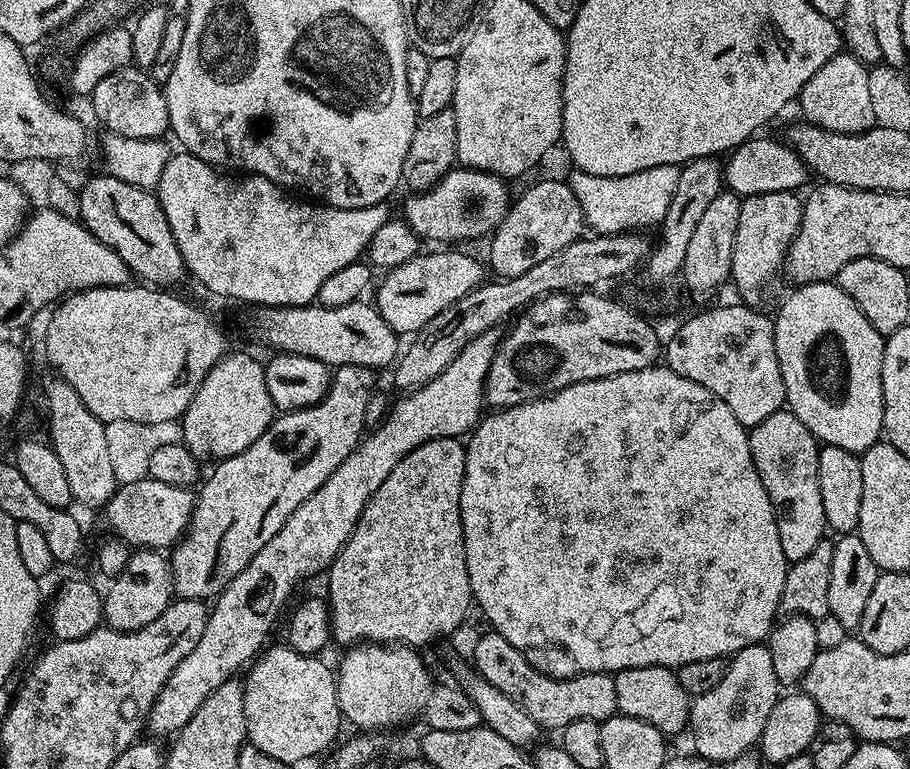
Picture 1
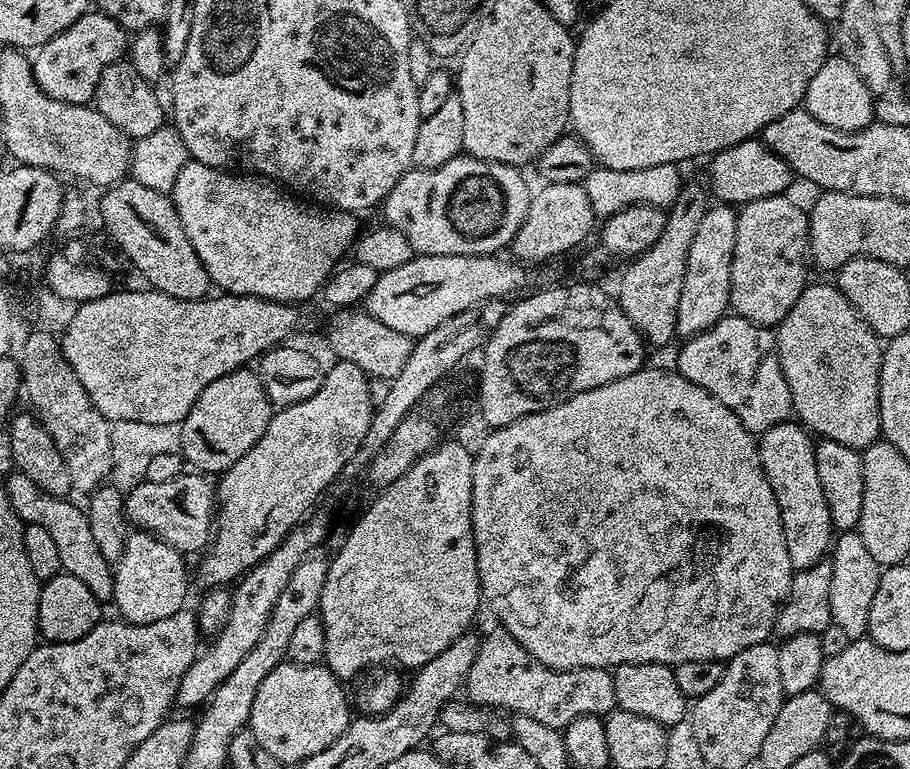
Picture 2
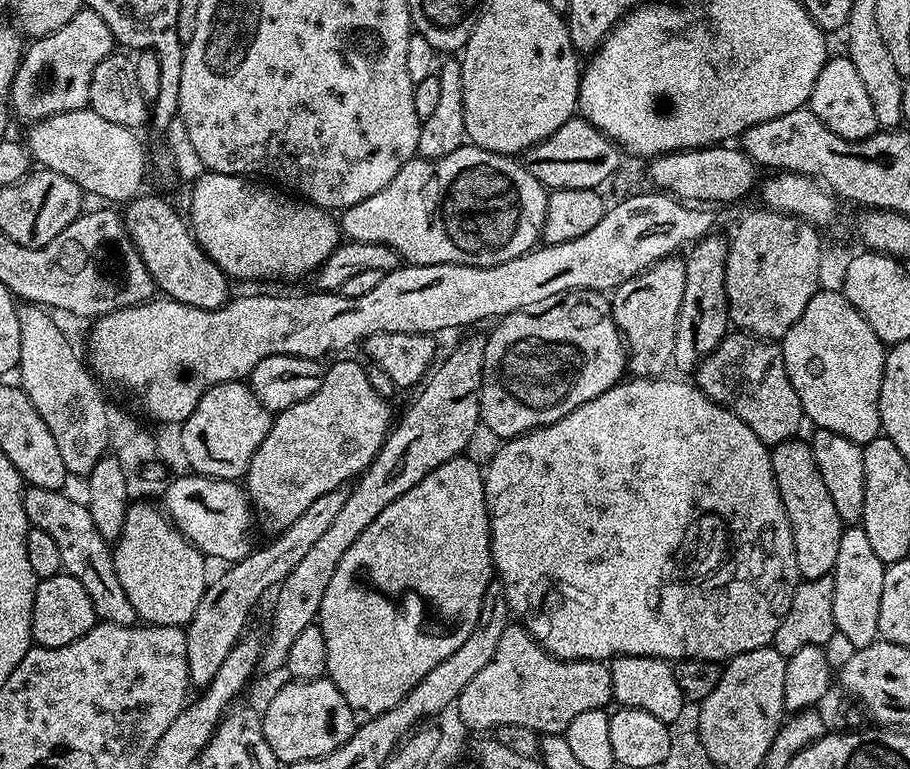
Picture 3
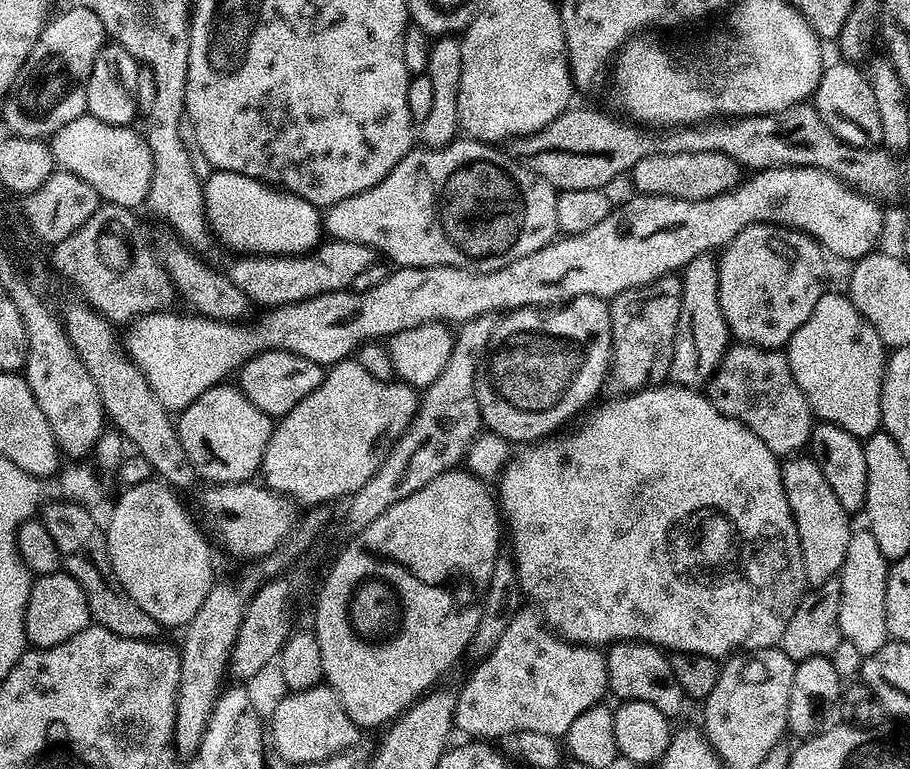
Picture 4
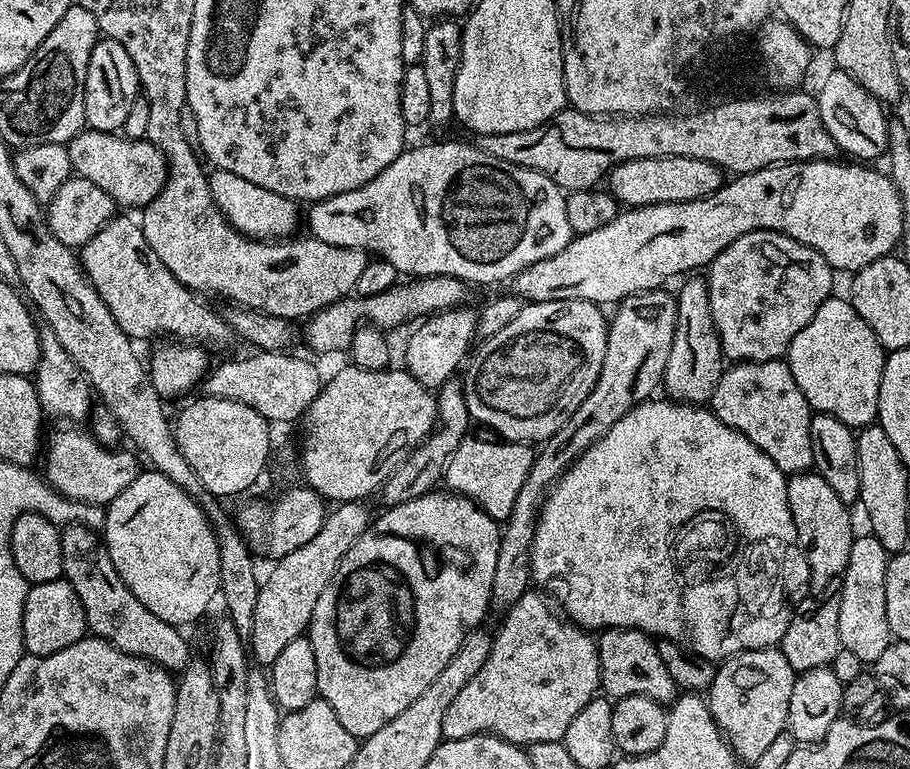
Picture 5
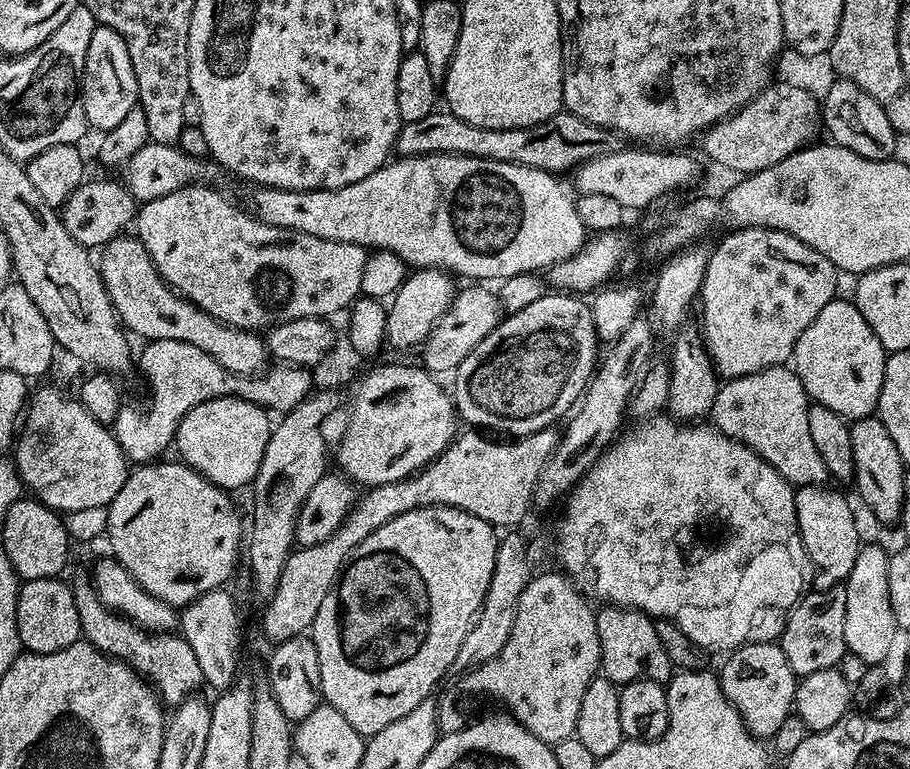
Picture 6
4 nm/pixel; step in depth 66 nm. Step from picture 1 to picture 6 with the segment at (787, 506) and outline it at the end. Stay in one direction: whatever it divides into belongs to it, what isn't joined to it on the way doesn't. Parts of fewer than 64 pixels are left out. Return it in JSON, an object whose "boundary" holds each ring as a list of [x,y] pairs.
{"boundary":[[[800,486],[795,489],[794,510],[798,518],[798,530],[802,538],[808,563],[816,568],[816,577],[811,577],[810,584],[815,591],[825,592],[843,585],[850,570],[854,570],[854,561],[862,547],[860,528],[856,525],[856,516],[848,505],[848,500],[840,492],[829,486]]]}

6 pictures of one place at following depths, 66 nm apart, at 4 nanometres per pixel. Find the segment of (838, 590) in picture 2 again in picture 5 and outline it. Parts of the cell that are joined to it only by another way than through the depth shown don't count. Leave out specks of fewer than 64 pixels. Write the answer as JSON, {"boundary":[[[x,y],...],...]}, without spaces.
{"boundary":[[[871,534],[857,535],[850,546],[850,562],[840,580],[838,634],[840,647],[851,650],[866,666],[875,665],[894,637],[886,622],[886,570],[890,554]]]}

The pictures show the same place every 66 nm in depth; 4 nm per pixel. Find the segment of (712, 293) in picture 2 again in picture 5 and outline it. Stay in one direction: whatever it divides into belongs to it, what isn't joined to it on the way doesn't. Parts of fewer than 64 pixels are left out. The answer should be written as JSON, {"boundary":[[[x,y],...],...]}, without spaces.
{"boundary":[[[696,274],[684,282],[680,292],[675,293],[678,322],[674,330],[674,346],[666,362],[663,387],[668,388],[667,395],[679,403],[704,406],[711,401],[714,386],[718,386],[722,378],[726,357],[720,345],[718,330],[714,326],[714,314],[710,310],[707,279]]]}

